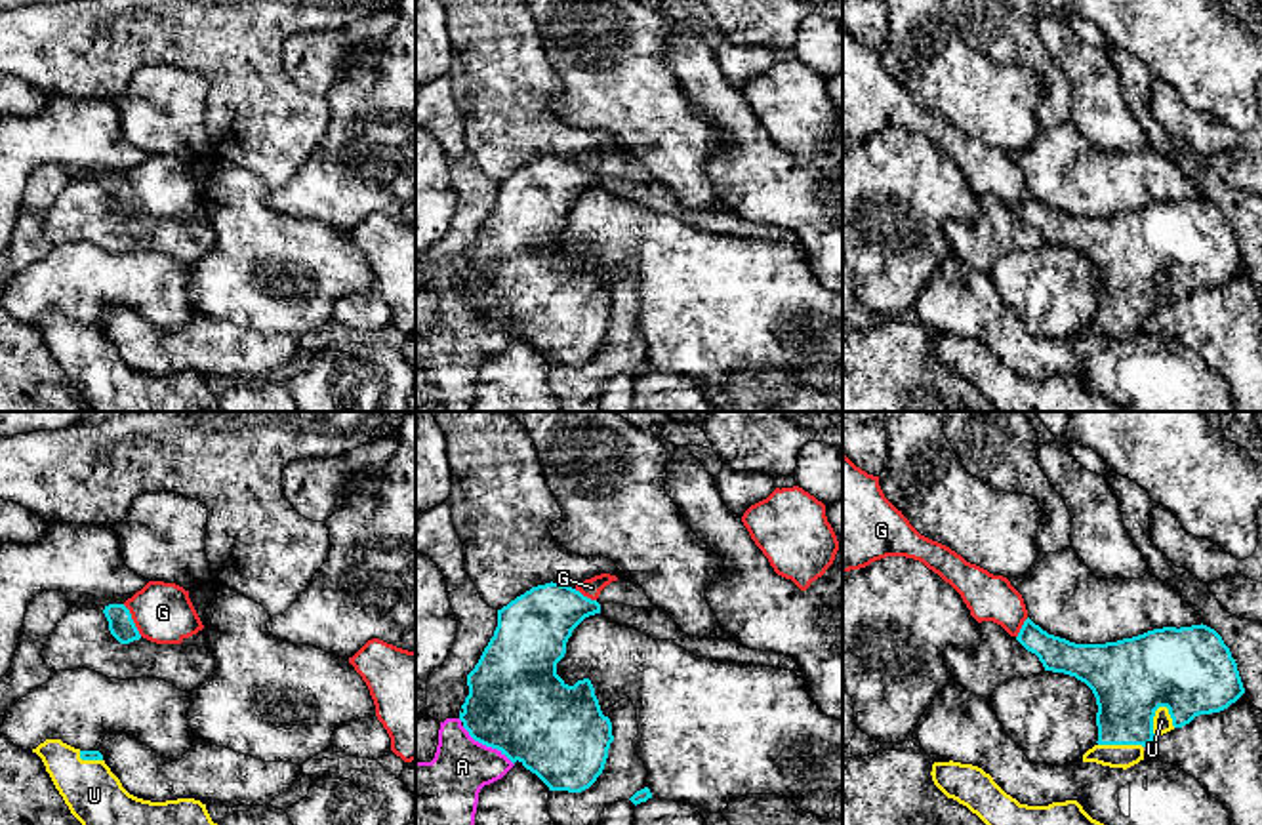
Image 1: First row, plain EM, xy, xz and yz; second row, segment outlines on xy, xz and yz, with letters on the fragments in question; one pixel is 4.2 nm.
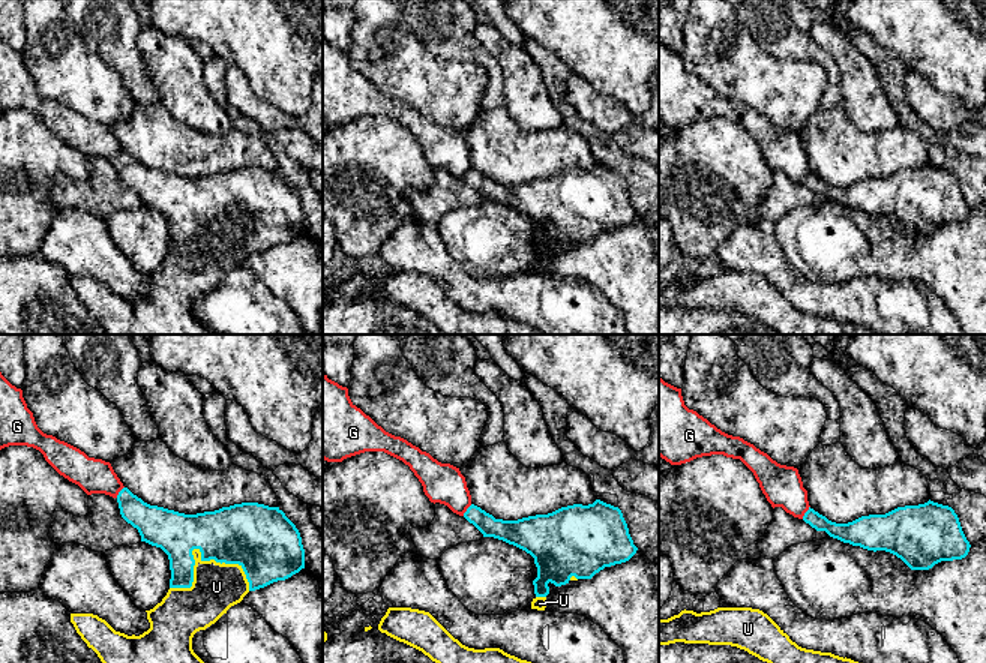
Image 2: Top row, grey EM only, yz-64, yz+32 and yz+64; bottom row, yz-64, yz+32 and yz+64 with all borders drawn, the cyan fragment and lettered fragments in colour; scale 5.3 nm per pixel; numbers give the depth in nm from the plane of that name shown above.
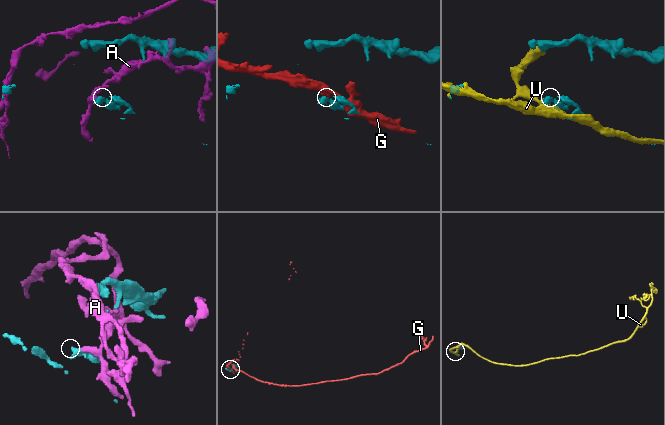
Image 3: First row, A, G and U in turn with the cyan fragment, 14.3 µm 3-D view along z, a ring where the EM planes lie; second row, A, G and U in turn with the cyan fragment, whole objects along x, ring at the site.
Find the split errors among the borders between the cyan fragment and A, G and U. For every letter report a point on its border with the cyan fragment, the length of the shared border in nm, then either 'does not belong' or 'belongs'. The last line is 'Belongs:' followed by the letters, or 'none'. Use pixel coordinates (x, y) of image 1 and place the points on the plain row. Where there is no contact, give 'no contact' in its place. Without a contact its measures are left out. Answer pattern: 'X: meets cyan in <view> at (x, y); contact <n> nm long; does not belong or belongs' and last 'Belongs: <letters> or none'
A: meets cyan in xz at (488, 319); contact 280 nm long; does not belong
G: meets cyan in xy at (132, 193); contact 160 nm long; does not belong
U: meets cyan in yz at (1152, 292); contact 140 nm long; belongs
Belongs: U

